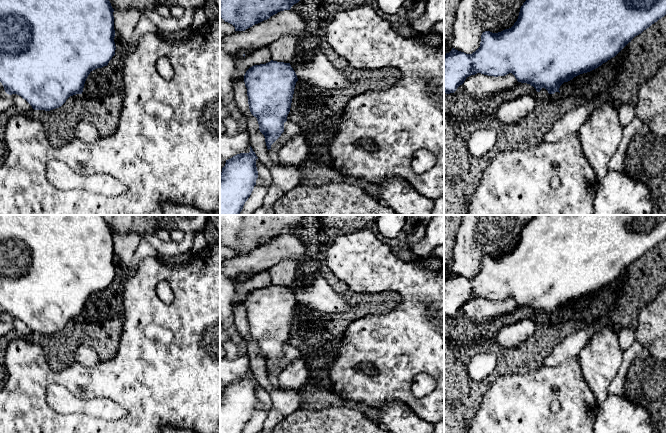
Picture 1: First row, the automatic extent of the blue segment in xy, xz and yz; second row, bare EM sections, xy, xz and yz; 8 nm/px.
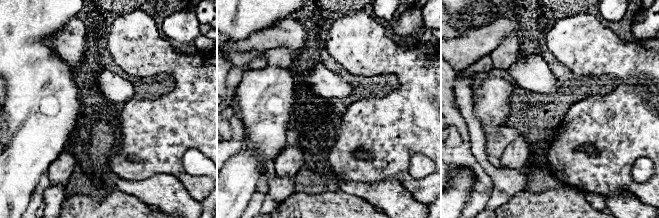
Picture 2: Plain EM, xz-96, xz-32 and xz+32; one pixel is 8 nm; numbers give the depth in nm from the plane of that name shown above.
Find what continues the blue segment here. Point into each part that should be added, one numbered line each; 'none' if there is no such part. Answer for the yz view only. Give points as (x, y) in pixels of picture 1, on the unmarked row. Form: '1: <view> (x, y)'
none

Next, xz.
none

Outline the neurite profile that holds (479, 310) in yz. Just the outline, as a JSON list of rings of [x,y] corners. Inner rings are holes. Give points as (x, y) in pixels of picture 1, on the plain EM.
[[[512,297],[505,300],[471,299],[463,307],[466,315],[477,324],[493,320],[497,316],[513,312],[518,307]]]

